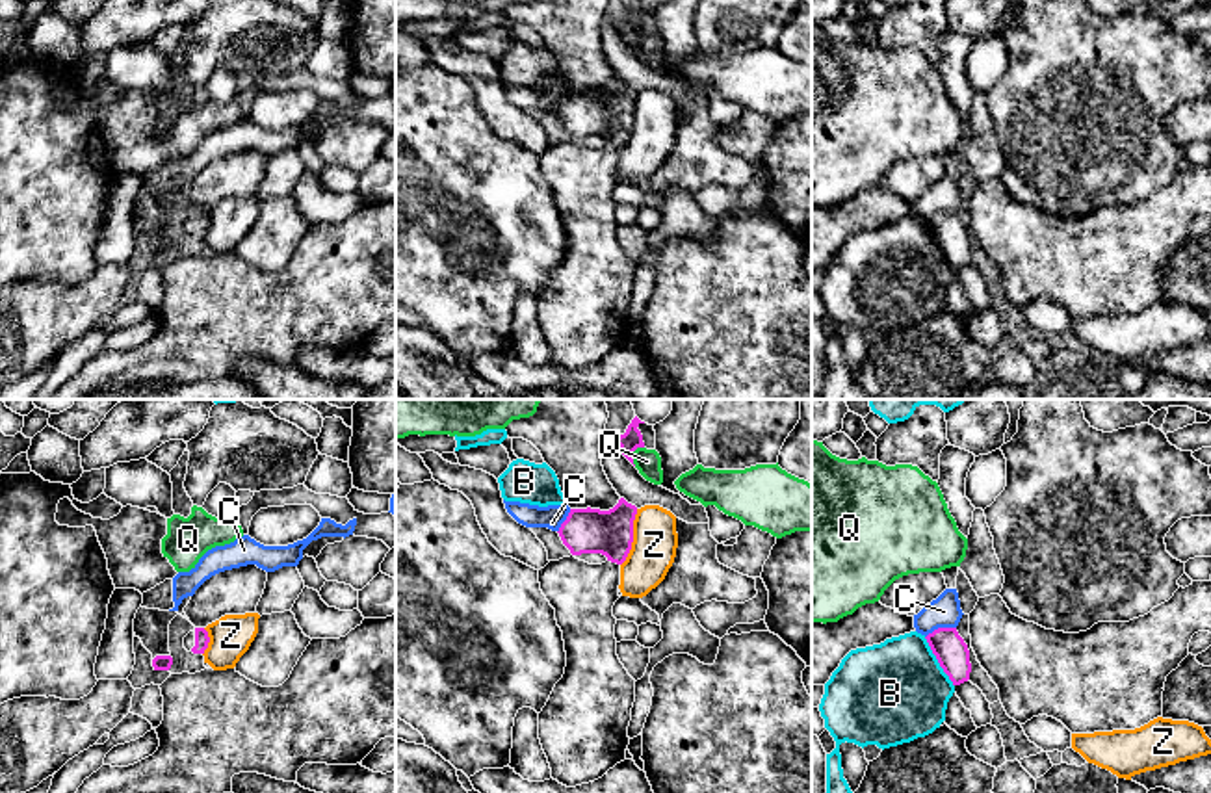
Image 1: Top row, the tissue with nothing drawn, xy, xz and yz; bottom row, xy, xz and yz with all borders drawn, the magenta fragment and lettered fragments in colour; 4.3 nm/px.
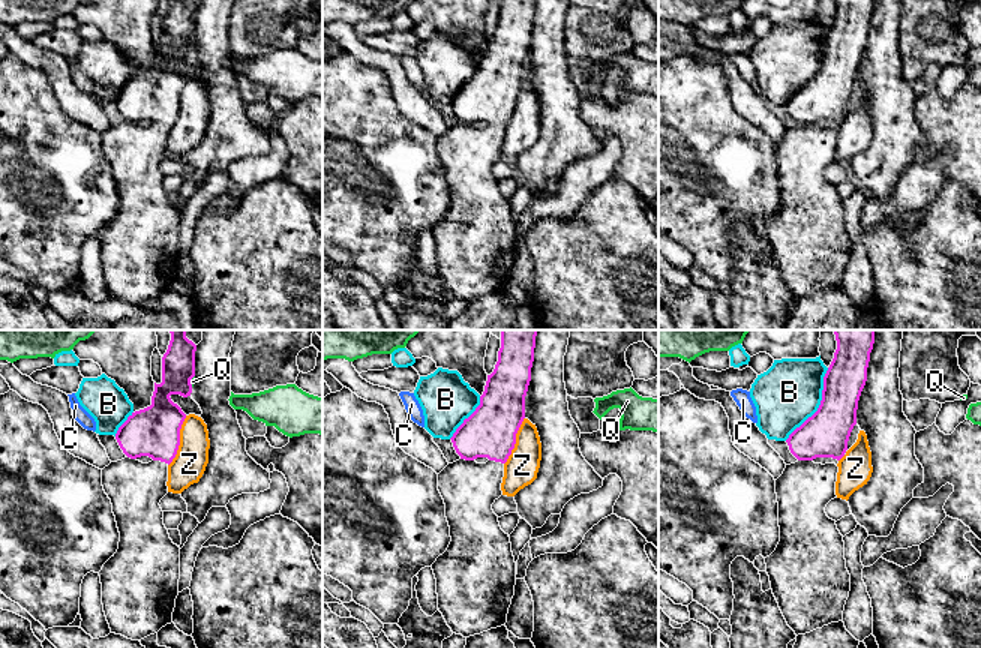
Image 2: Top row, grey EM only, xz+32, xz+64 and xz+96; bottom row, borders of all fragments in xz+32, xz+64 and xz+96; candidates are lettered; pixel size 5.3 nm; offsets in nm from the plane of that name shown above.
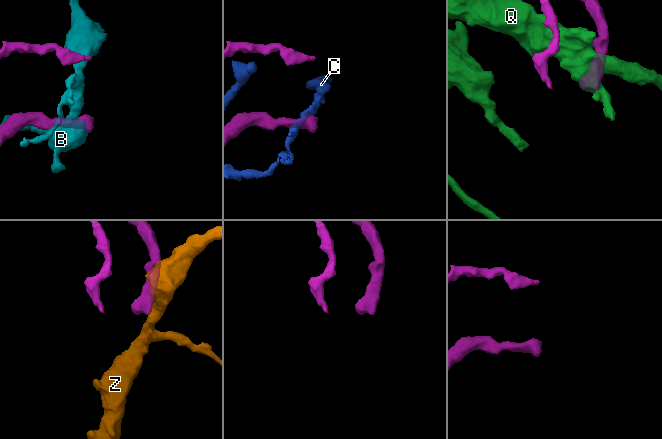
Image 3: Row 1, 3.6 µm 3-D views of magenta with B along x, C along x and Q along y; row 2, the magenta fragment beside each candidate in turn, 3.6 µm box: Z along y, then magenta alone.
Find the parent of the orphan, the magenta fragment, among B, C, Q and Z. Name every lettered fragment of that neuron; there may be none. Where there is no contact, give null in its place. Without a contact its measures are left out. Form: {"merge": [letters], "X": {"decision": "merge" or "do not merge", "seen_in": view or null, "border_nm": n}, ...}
{"merge": [], "B": {"decision": "do not merge", "seen_in": "yz", "border_nm": 260}, "C": {"decision": "do not merge", "seen_in": "yz", "border_nm": 140}, "Q": {"decision": "do not merge", "seen_in": "xz", "border_nm": 100}, "Z": {"decision": "do not merge", "seen_in": "xz", "border_nm": 260}}

